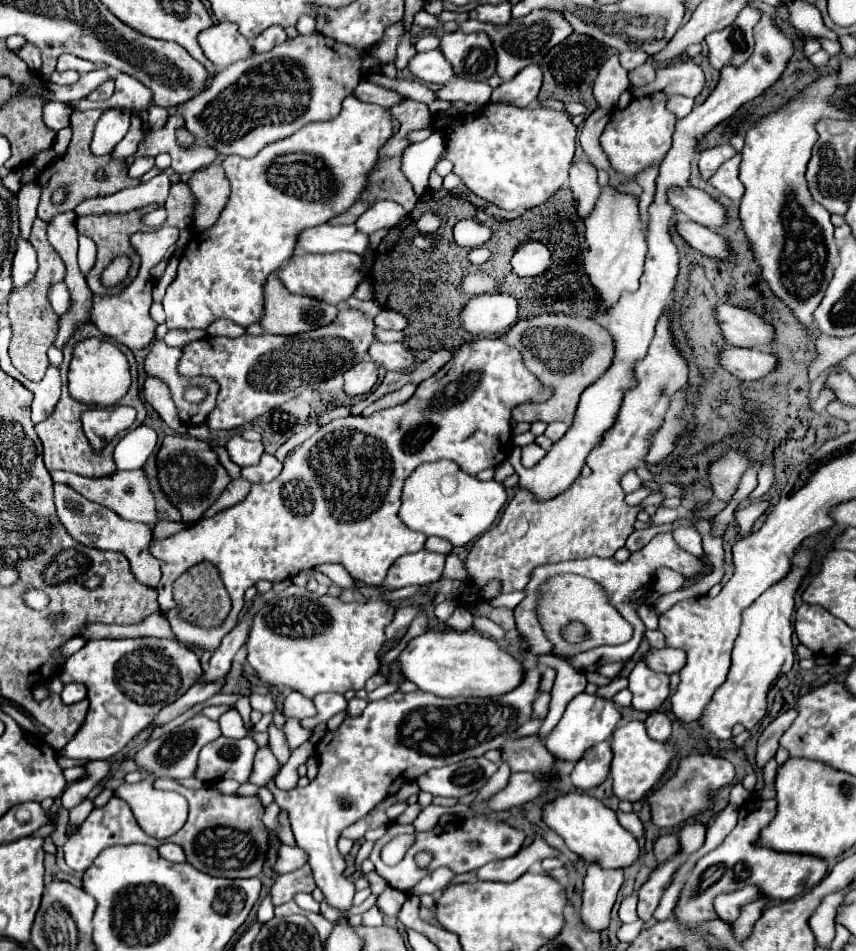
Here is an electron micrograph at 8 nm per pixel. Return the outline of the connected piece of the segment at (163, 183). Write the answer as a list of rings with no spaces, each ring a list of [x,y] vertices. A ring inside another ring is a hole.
[[[155,176],[147,184],[139,184],[135,188],[125,188],[119,190],[111,196],[101,196],[101,198],[91,198],[81,202],[75,212],[77,216],[81,214],[99,214],[99,212],[129,212],[143,208],[147,204],[163,204],[169,192],[169,180],[167,176]]]

